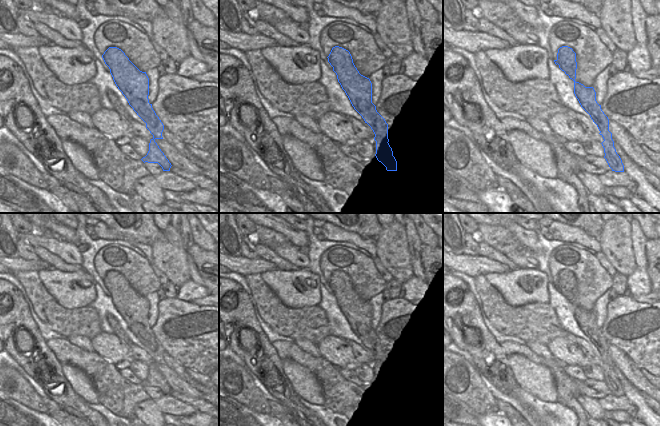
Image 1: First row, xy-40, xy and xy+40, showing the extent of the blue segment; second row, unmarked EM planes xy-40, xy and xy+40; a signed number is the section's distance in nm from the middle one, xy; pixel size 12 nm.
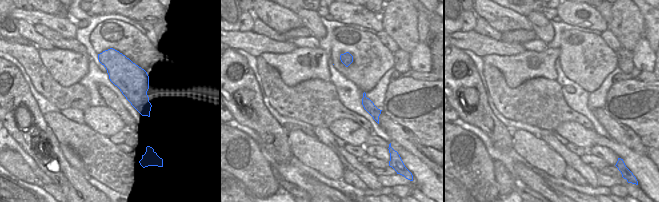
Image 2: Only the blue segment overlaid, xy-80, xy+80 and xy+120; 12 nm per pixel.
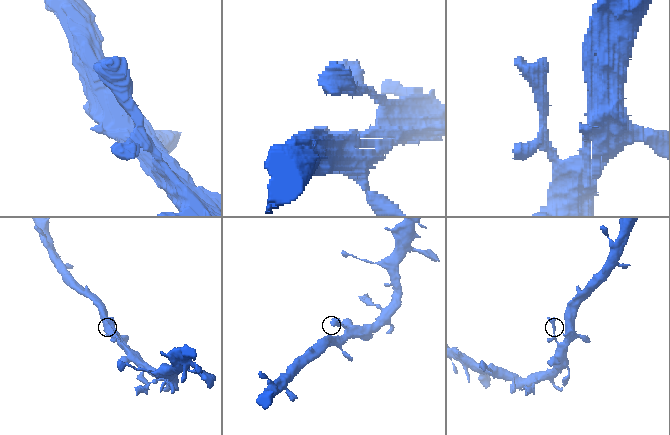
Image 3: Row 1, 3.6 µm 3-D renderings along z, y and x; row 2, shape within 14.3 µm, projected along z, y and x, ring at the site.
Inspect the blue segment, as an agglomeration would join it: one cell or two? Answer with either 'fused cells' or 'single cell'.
single cell

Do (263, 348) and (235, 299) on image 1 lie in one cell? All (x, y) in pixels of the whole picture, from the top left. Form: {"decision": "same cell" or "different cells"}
{"decision": "same cell"}

